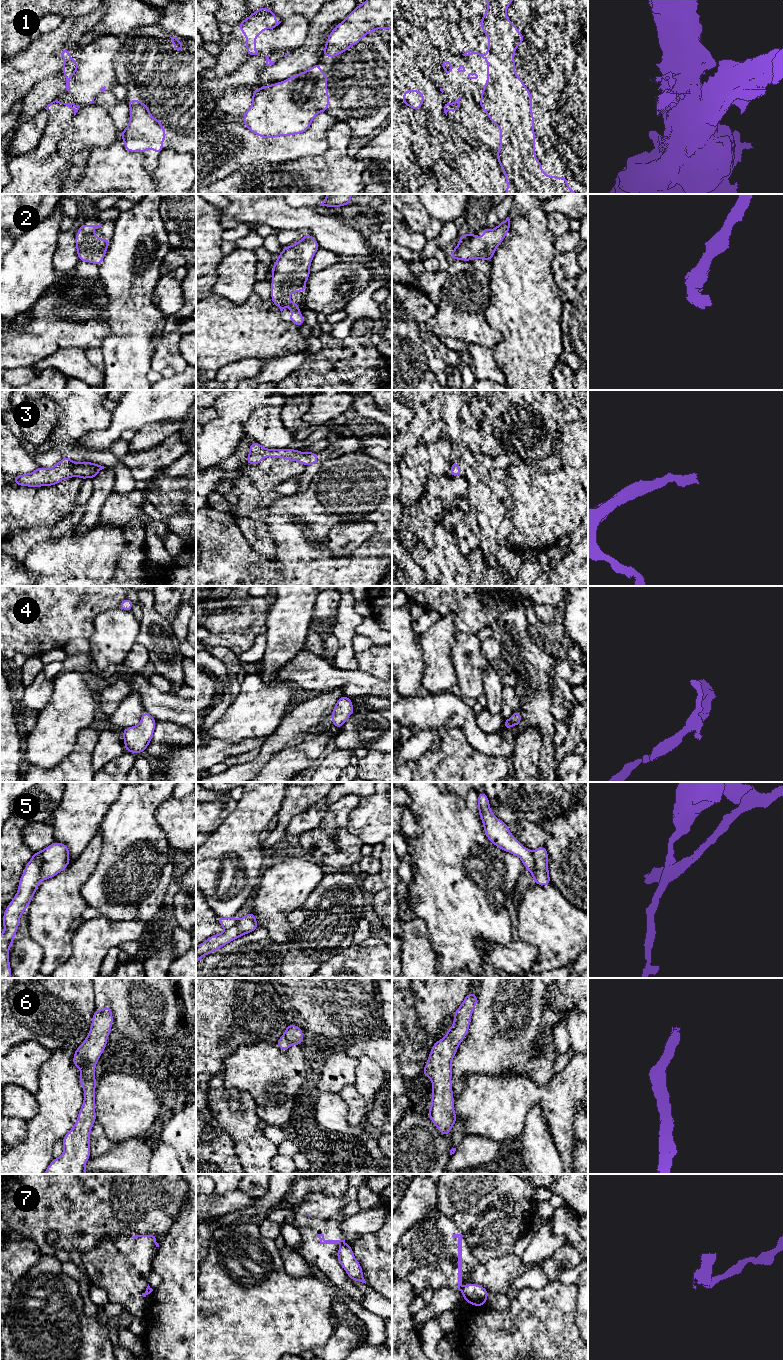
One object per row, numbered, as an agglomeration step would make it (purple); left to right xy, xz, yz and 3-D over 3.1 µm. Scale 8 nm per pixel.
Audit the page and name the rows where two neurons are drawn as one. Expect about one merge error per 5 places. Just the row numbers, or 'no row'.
1, 5, 7

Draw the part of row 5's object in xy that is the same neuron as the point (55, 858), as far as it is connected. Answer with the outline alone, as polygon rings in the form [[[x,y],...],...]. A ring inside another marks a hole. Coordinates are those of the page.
[[[55,841],[35,854],[41,860],[41,881],[53,878],[70,864],[69,848],[60,842]]]

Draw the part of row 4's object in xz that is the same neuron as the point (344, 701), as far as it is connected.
[[[341,696],[333,709],[330,717],[332,718],[332,726],[341,728],[347,721],[348,717],[355,712],[351,698]]]

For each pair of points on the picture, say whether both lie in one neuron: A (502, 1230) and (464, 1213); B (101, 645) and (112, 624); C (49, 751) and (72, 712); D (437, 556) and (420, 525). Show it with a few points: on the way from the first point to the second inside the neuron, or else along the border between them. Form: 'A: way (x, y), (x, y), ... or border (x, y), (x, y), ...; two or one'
A: way (493, 1221), (485, 1213), (473, 1213); one
B: way (106, 640), (112, 634), (112, 629); one
C: way (50, 741), (57, 727), (62, 722); one
D: border (441, 523), (435, 526), (430, 547), (417, 541); two

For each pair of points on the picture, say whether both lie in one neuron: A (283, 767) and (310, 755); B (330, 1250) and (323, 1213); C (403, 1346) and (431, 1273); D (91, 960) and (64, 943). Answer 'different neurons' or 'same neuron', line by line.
A: same neuron
B: same neuron
C: different neurons
D: different neurons

